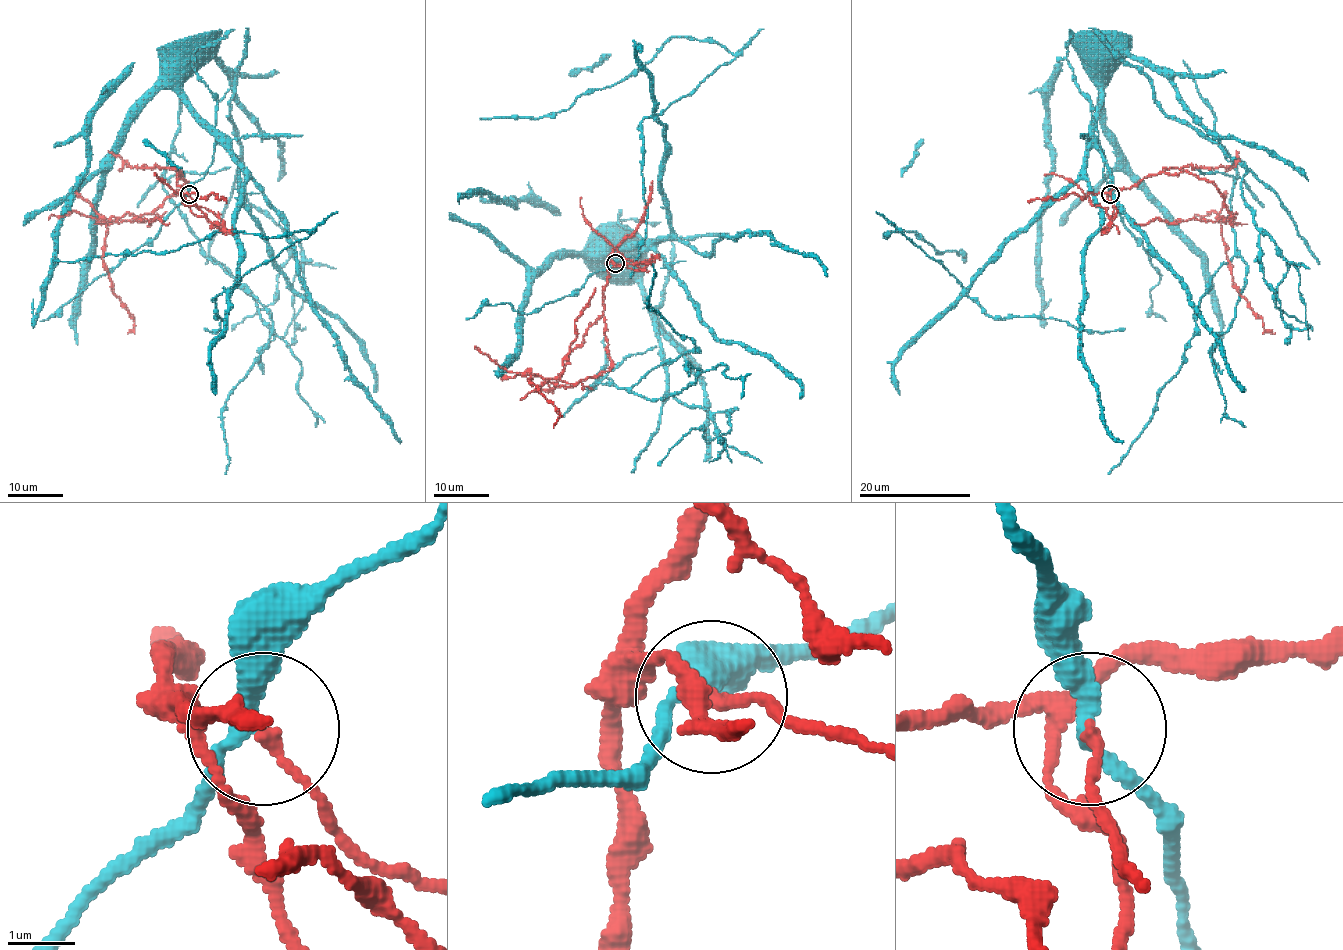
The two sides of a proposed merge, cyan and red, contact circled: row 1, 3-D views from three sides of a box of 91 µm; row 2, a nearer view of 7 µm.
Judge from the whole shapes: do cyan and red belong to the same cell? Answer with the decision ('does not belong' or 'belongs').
does not belong

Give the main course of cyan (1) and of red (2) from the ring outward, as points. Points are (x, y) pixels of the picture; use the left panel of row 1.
1: (189, 195), (220, 143), (244, 176), (232, 289), (309, 235), (218, 231), (159, 253), (54, 260)
2: (189, 195), (222, 222), (194, 214), (180, 171), (152, 210), (105, 222), (127, 332)

